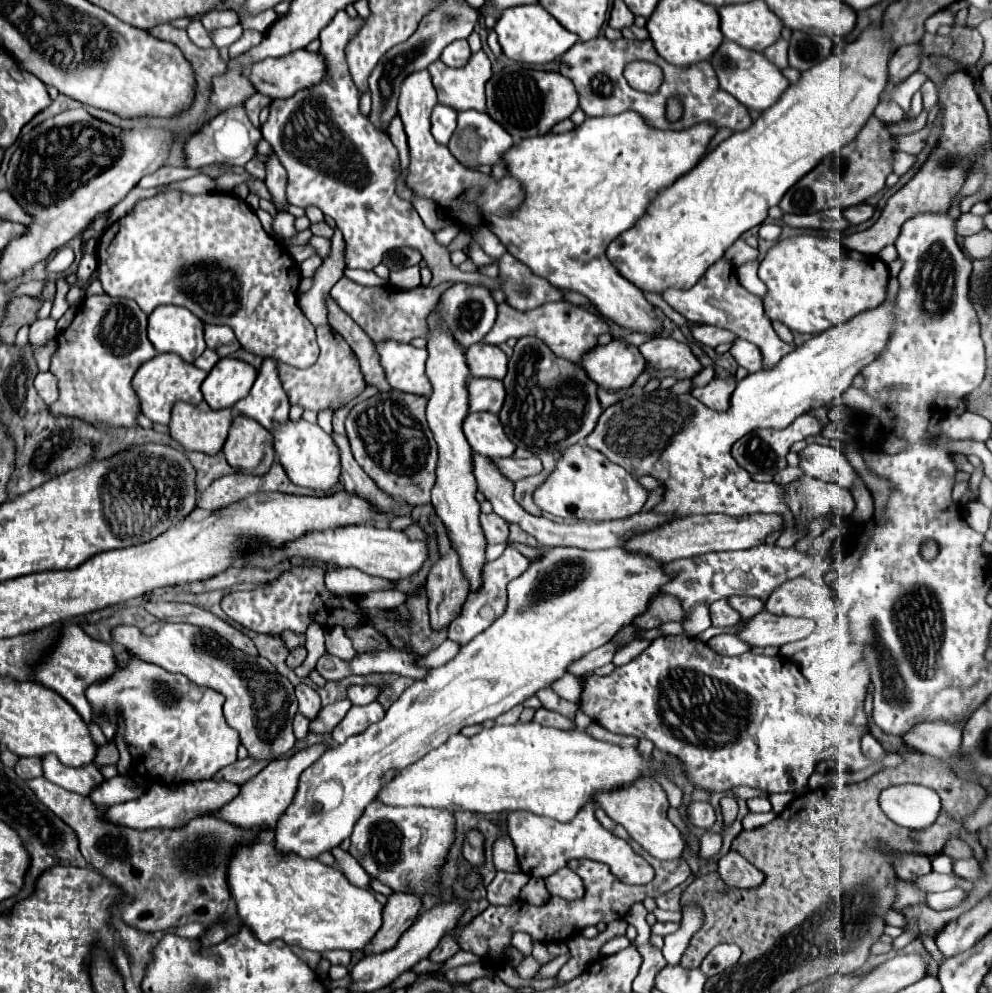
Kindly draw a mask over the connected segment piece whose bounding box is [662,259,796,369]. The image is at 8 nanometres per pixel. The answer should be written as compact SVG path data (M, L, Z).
M724 259L716 261L694 287L686 289L686 291L668 289L668 291L662 293L662 297L664 297L666 303L670 303L680 315L684 315L692 323L722 327L722 329L728 329L728 331L736 333L736 337L740 337L740 339L756 343L756 347L762 353L762 369L772 369L784 355L788 355L790 351L796 349L796 345L784 343L776 335L776 331L772 329L770 319L764 315L762 301L756 295L748 293L738 283L734 267L730 267L730 263L726 263Z

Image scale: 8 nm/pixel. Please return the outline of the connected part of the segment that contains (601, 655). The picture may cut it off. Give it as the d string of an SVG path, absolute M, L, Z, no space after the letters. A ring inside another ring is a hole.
M610 641L610 643L606 643L606 645L598 647L598 649L590 651L590 653L586 653L582 659L578 659L576 663L572 663L570 673L578 675L578 677L588 675L588 673L592 673L594 669L598 669L598 667L610 663L612 657L614 657L614 653L616 653L618 649L620 649L620 645L614 643L614 641Z

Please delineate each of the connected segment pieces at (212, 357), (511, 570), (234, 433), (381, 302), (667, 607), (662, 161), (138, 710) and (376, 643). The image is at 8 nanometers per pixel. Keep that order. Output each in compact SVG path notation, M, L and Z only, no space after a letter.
M206 349L206 351L204 351L204 353L194 361L194 365L200 367L200 369L204 369L204 371L210 371L210 369L216 365L218 359L220 359L218 353L214 353L212 349Z
M506 547L504 555L498 557L496 561L486 563L484 567L484 585L482 591L476 591L474 595L468 595L464 607L462 607L462 615L458 615L458 619L454 621L454 625L448 627L448 637L456 643L466 643L470 639L474 639L476 635L480 635L486 627L490 627L490 623L494 623L494 619L498 615L502 615L502 607L506 605L506 585L516 579L518 575L522 575L522 571L526 571L526 567L530 565L530 559L524 557L518 549L514 547Z
M236 415L232 419L232 427L222 451L230 467L250 475L264 475L270 471L274 461L270 431L244 415Z
M342 277L330 291L330 297L338 303L342 311L346 311L358 325L366 331L366 335L372 341L402 341L410 343L414 337L426 335L426 317L438 303L438 297L444 291L454 285L454 282L444 282L436 287L418 286L412 291L400 293L400 289L388 289L388 287L364 287L348 277Z
M662 593L650 603L646 615L640 615L638 621L634 623L638 629L654 629L654 627L660 627L662 623L668 623L668 621L682 623L684 619L686 619L686 611L682 609L680 599L674 595Z
M624 111L610 117L586 117L586 121L568 133L548 133L542 137L524 139L504 153L508 173L514 175L526 189L526 201L512 217L488 217L490 231L506 245L508 253L526 263L536 275L548 279L558 289L570 289L586 295L598 311L612 323L658 337L664 331L662 319L630 281L626 281L606 257L606 247L620 233L630 229L648 209L650 195L674 183L688 173L706 153L710 139L716 135L712 123L698 123L682 131L660 131L650 127L636 111Z
M132 659L126 669L118 669L106 683L94 683L94 687L88 687L88 701L96 711L106 711L106 715L114 721L116 711L122 711L126 723L126 743L130 747L132 761L134 765L138 763L138 775L150 783L180 785L186 781L212 779L222 767L236 761L240 735L228 727L222 715L222 695L190 683L190 679L184 675L174 675L154 667L152 663Z
M360 627L358 631L346 631L346 635L352 639L352 645L358 653L380 649L384 651L390 647L390 641L386 641L374 627Z

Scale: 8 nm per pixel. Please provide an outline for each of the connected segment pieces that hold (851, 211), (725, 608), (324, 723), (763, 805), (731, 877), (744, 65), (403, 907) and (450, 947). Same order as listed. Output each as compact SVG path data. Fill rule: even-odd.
M860 203L860 205L854 205L854 207L844 209L844 215L846 215L846 219L848 219L852 225L858 225L858 223L868 221L868 219L874 215L874 205Z
M718 599L710 605L712 627L730 627L740 621L740 615L728 605L728 599Z
M342 699L342 701L336 701L332 705L322 707L318 719L314 723L310 723L310 731L312 733L324 733L326 727L336 727L344 719L344 715L350 707L352 707L350 699Z
M752 798L747 800L747 805L751 812L766 813L772 810L772 805L768 798Z
M732 851L724 859L718 861L716 873L728 887L736 887L736 889L740 889L740 887L742 889L756 889L764 881L762 871L758 871L754 865L740 859L740 855L734 855Z
M724 41L722 47L718 47L718 51L710 57L710 63L716 71L720 87L754 111L764 111L770 105L774 105L790 85L788 79L780 73L780 69L774 67L774 63L770 63L762 53L744 49L732 41Z
M394 891L384 907L382 931L378 931L378 935L374 937L374 947L370 947L370 955L394 947L398 937L416 921L420 909L422 909L422 901L418 895Z
M448 933L448 935L444 935L442 937L442 943L438 943L438 947L430 953L430 961L434 961L434 963L442 963L442 961L446 961L446 959L450 959L454 953L458 953L460 951L460 945L458 945L458 941L456 941L456 935L452 935L452 933Z

